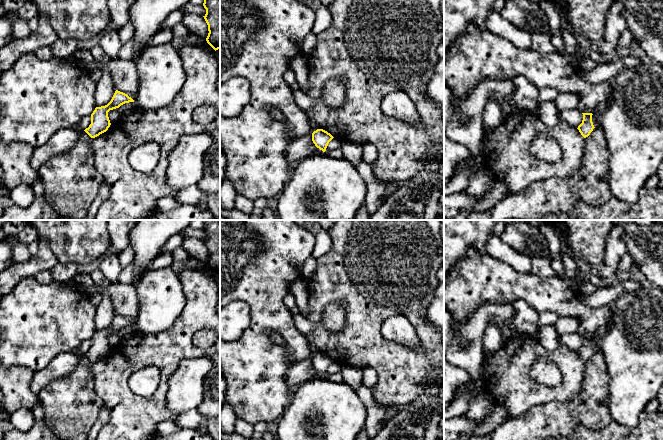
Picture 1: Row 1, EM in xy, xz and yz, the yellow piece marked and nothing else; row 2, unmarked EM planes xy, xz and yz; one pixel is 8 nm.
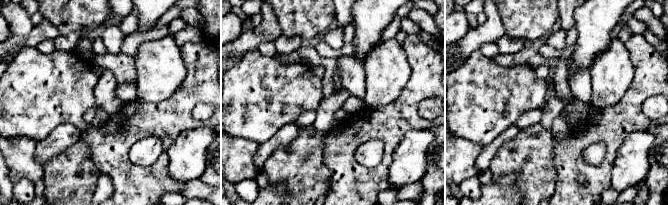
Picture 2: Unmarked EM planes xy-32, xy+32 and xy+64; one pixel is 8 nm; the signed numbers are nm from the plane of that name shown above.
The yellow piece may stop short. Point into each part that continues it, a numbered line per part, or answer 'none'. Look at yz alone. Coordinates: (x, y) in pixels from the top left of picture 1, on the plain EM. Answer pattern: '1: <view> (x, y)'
none

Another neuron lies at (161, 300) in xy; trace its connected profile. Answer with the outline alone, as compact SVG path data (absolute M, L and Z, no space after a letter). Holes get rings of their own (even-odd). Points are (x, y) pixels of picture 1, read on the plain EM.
M170 266L149 270L135 283L138 298L138 317L135 328L140 333L157 334L170 328L186 305L186 297L178 275Z

